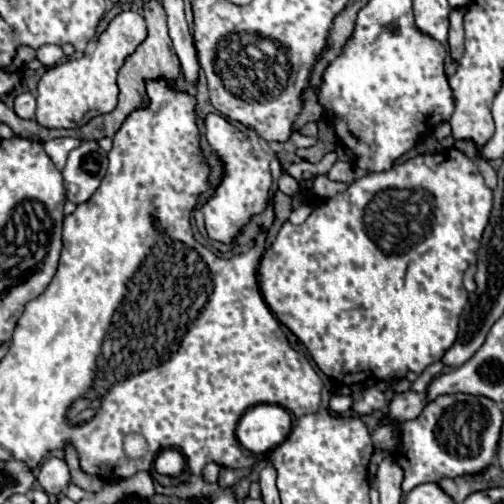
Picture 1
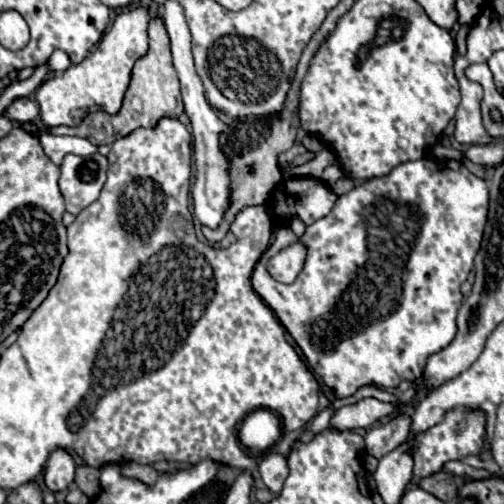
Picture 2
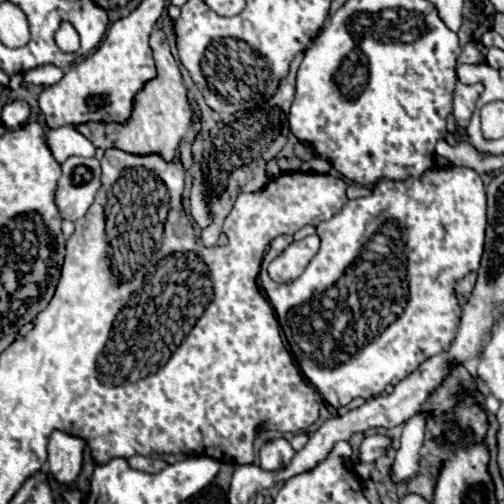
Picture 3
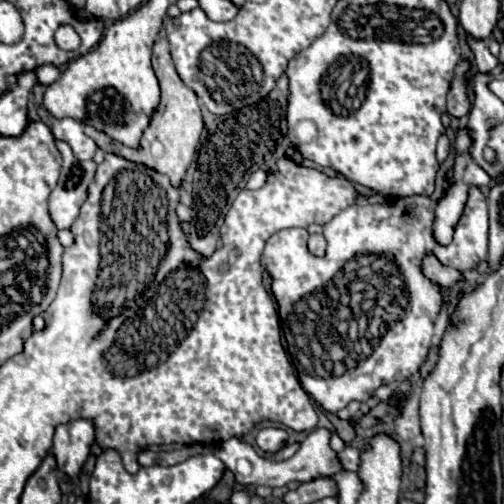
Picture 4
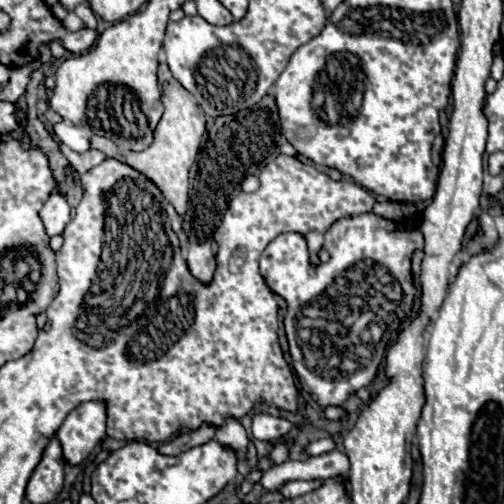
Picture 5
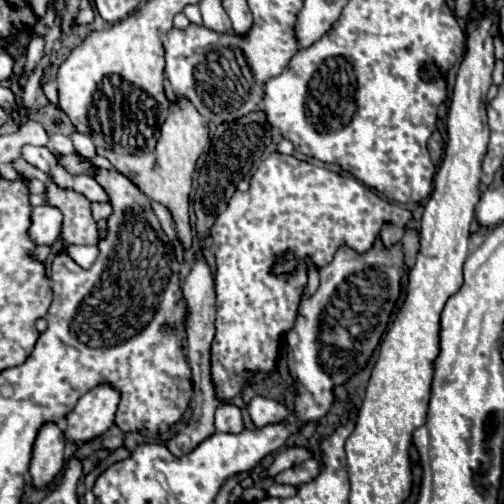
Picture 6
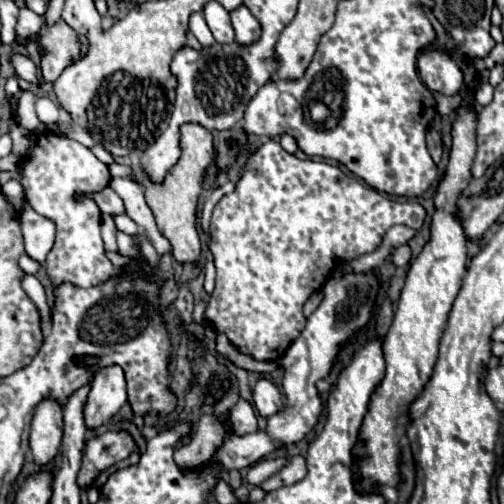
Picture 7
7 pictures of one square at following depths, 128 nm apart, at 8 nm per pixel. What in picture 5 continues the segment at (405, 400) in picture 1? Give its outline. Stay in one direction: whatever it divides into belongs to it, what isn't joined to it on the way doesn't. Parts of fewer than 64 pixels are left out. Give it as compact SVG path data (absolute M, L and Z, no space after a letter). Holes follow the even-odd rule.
M332 450L320 456L310 456L304 462L298 460L286 460L260 478L260 486L264 490L278 490L282 484L290 480L312 480L312 478L336 478L336 476L348 476L350 460L344 452Z

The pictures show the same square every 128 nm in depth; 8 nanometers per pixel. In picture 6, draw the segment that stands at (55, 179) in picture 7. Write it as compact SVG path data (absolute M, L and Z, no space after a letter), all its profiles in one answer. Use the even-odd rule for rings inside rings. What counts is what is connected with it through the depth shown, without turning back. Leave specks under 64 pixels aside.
M60 156L58 160L60 160L60 164L64 164L64 166L68 168L68 172L72 172L72 174L84 172L84 174L90 174L90 176L92 176L92 172L94 172L94 166L88 164L88 162L82 162L78 156ZM50 184L48 186L48 204L60 208L64 214L64 224L62 224L64 244L96 244L96 240L98 240L96 222L90 212L90 202L84 196L80 196L78 192L72 192L72 190L60 190L60 188L56 188L56 184Z

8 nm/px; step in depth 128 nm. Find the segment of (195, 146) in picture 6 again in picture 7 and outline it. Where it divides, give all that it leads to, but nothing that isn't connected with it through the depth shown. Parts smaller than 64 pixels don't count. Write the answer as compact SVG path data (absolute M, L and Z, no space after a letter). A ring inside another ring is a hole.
M182 124L180 126L180 158L164 176L162 182L154 182L146 172L138 172L132 178L144 188L144 196L148 206L152 208L160 232L170 240L172 254L178 262L196 262L200 256L200 238L196 230L196 200L202 190L202 174L206 166L212 164L214 144L212 134L200 124Z

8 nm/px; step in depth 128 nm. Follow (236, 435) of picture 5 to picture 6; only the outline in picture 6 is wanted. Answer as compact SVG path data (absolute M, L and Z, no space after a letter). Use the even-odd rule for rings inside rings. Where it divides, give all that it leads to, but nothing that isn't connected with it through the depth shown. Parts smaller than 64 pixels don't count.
M222 404L216 410L216 430L226 434L240 434L244 430L240 408L234 404Z

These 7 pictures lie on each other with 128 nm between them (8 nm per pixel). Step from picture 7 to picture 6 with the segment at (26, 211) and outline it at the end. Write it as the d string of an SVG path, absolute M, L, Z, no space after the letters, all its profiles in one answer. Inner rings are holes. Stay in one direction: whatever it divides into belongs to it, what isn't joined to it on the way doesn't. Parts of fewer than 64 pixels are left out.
M38 206L32 212L32 226L30 236L32 240L42 246L52 246L62 230L62 212L56 206Z

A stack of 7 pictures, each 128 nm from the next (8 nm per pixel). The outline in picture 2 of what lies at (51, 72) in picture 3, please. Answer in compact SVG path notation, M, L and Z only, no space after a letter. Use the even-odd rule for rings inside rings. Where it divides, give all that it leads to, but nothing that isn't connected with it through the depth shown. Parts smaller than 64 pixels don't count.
M54 50L54 54L50 56L50 70L52 72L64 72L70 66L70 58L64 50Z

